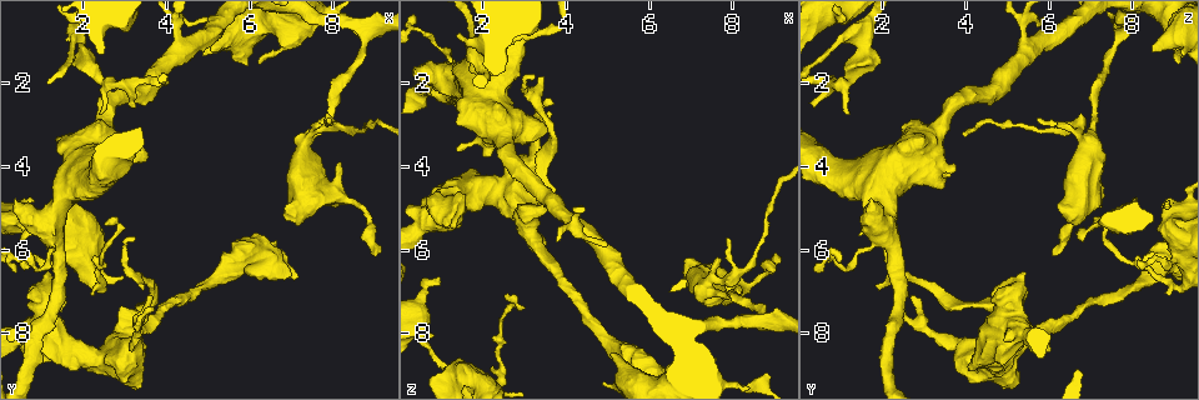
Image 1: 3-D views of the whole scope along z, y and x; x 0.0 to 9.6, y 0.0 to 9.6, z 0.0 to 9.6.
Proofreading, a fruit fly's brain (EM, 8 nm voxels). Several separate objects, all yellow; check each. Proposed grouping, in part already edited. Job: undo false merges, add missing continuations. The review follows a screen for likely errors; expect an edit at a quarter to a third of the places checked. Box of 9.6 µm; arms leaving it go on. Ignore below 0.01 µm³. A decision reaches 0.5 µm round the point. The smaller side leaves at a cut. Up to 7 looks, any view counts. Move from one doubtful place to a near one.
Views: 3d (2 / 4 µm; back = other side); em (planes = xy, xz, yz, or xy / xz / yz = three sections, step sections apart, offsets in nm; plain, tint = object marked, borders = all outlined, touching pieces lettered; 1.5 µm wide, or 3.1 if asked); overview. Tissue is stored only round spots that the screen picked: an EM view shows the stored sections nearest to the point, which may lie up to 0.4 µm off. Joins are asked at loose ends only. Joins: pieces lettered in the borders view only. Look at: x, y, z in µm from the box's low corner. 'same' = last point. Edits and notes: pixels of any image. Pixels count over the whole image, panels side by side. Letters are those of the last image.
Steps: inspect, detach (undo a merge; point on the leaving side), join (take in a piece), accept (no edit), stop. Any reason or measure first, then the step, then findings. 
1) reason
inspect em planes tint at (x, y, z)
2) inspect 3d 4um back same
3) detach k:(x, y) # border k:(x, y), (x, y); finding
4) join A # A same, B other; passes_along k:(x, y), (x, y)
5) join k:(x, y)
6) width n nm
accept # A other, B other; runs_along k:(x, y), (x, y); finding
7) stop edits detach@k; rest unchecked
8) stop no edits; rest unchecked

branch stops here
inspect em planes tint at (0.90, 5.60, 6.65)

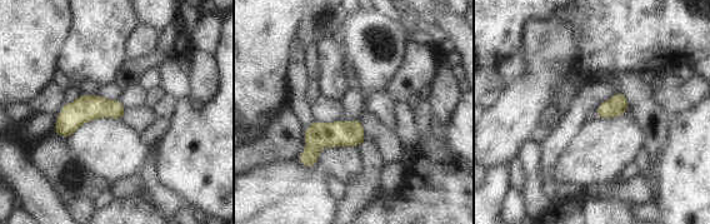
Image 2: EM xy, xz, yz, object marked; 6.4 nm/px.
see the neighbours
inspect em planes borders same

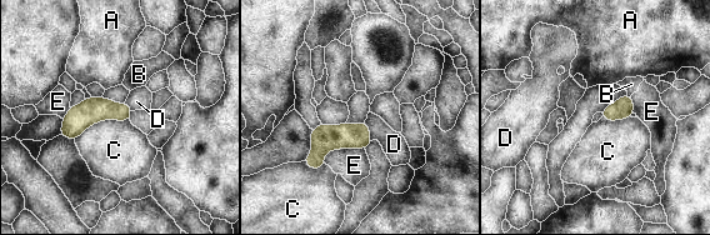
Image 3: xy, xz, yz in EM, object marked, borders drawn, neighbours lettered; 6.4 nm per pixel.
accept # A other, B other, C other, D other, E other; runs_along 3:(128, 111), (89, 111), (64, 133); none of them fits

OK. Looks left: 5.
sudden change in width
inspect 3d 4um at (3.35, 7.75, 2.95)

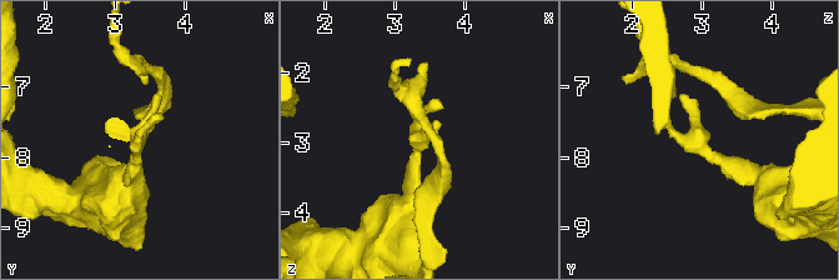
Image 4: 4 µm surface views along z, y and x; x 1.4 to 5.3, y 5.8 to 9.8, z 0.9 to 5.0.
shape alone is not enough
inspect em planes borders at (3.30, 7.75, 2.95)

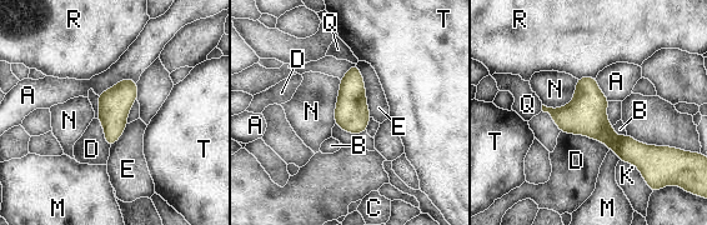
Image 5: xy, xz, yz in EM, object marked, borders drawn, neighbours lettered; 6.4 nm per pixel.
width 200 nm
accept # A other, B other, C other, D other, E other, K other, M other, N other, Q other, R other, T other; border 5:(577, 79), (568, 103), (542, 105); continuous, no second neuron

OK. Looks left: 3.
inspect 3d 4um at (2.40, 6.95, 9.05)

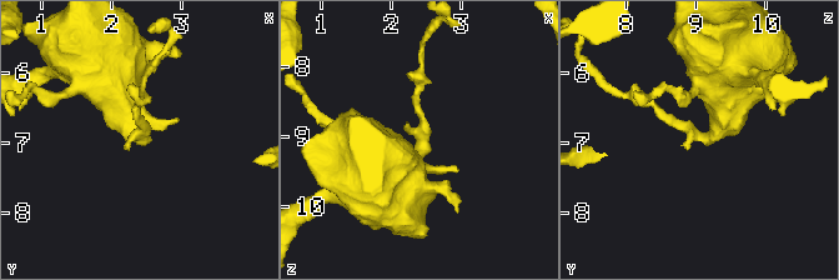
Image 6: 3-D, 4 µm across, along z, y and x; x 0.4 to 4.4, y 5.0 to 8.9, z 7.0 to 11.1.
inspect em yz step 4 plain at (2.50, 6.95, 9.10)

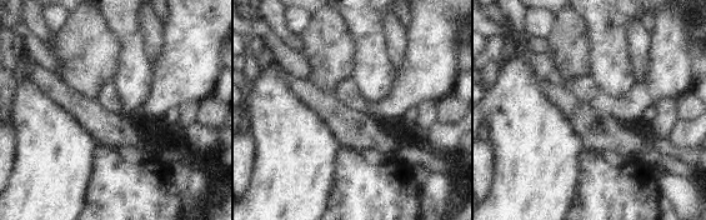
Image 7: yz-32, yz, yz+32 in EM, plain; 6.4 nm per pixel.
see the neighbours
inspect em yz step 4 borders same

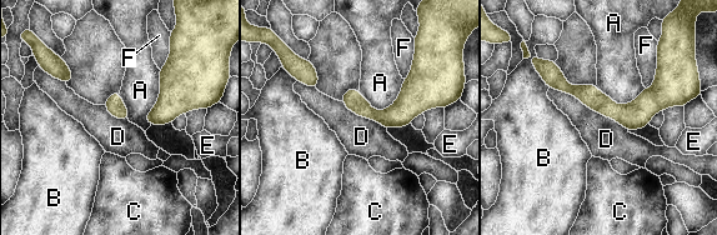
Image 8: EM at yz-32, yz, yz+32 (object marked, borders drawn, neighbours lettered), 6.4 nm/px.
accept # A other, B other, C other, D other, E other, F other; border 8:(550, 86), (576, 96), (627, 131); continuous, no second neuron

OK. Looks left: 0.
stop no edits; rest unchecked

